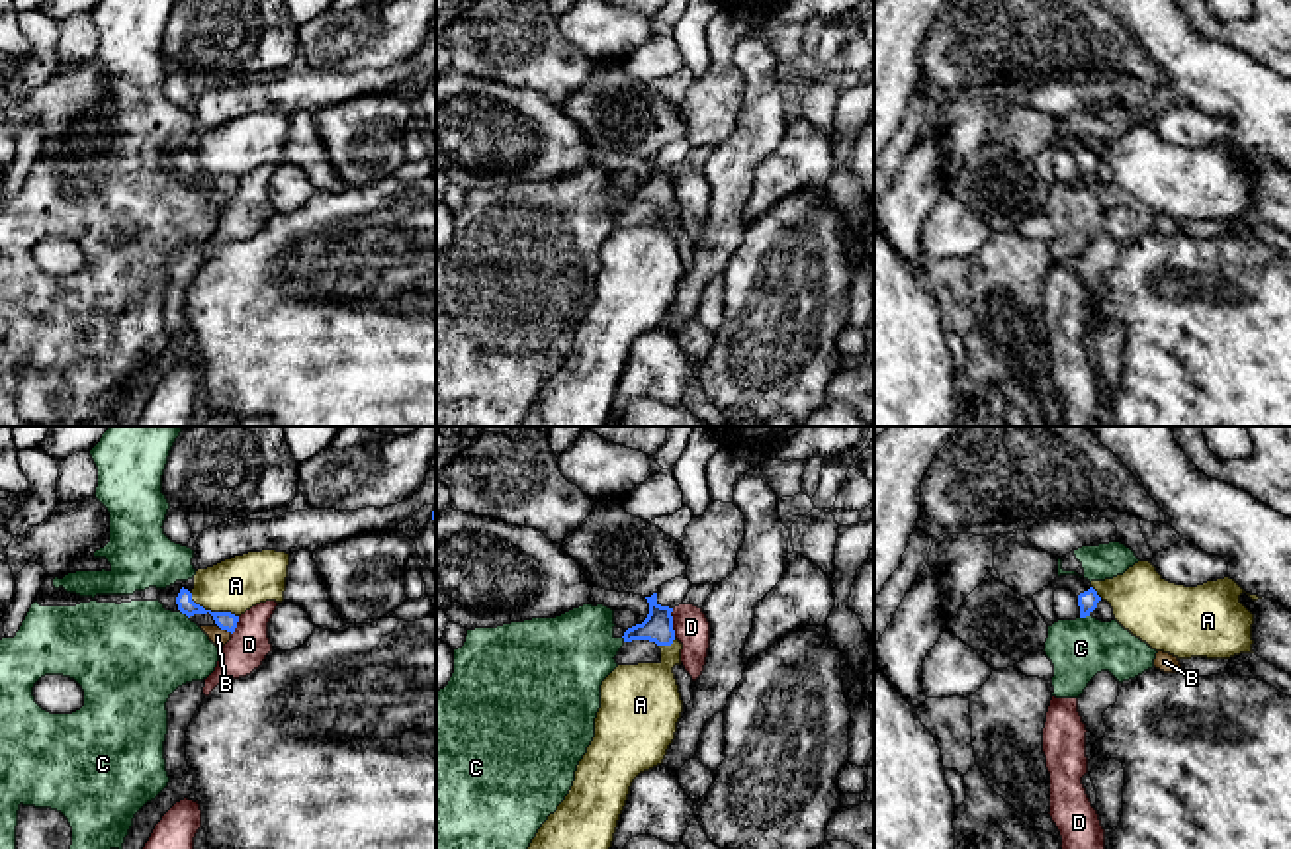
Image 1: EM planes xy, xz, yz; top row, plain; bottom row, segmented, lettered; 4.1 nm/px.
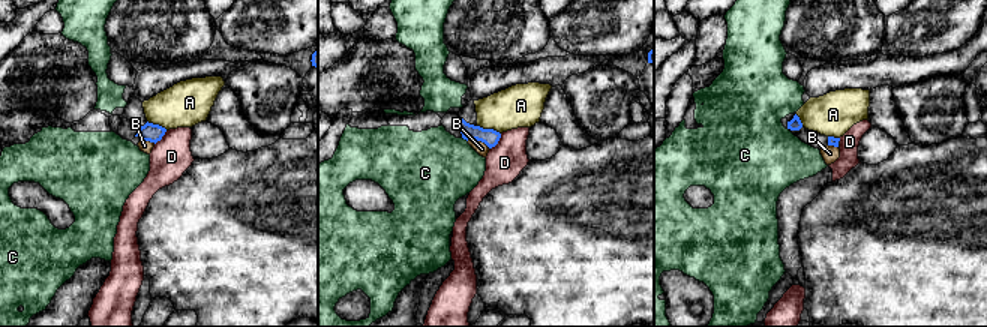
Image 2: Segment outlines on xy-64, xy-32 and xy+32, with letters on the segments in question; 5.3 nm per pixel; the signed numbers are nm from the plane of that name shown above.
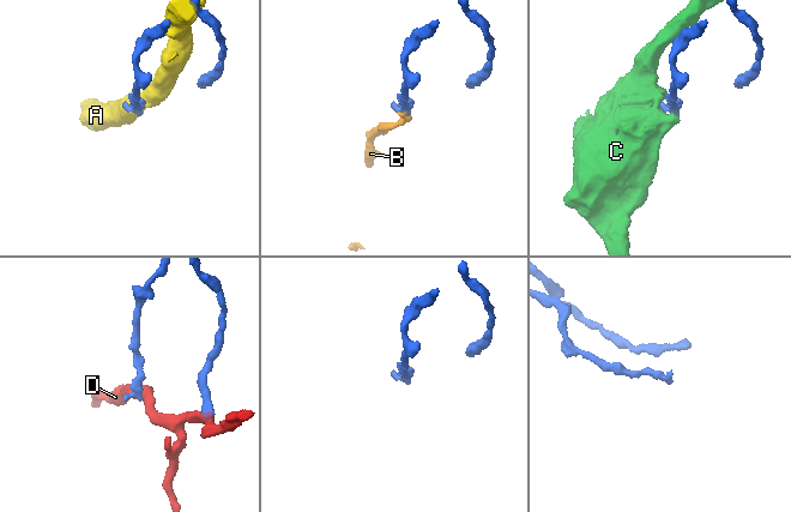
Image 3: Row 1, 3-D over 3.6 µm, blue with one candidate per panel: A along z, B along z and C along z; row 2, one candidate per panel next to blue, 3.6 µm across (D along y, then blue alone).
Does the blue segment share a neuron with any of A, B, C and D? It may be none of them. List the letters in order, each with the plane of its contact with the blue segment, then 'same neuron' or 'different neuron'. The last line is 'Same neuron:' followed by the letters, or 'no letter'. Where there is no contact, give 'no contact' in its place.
A: xy | different neuron
B: xy | different neuron
C: xy | different neuron
D: xz | different neuron
Same neuron: no letter

